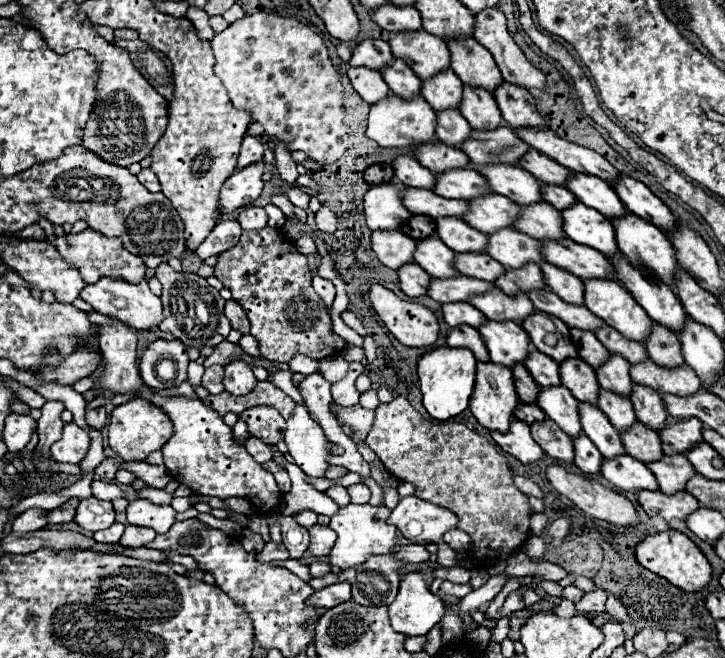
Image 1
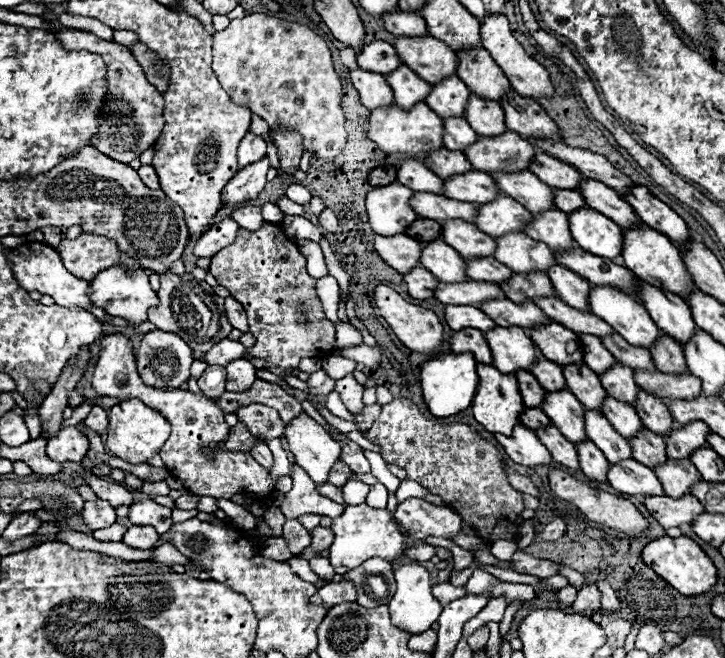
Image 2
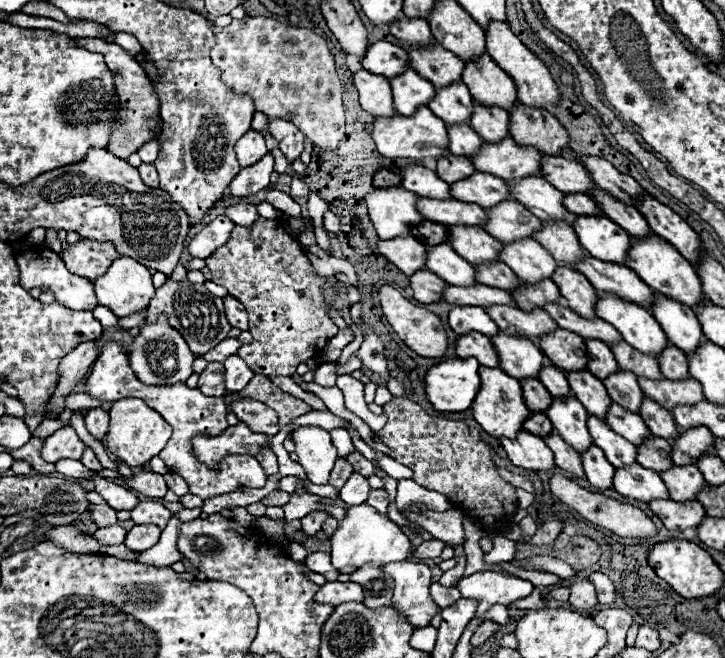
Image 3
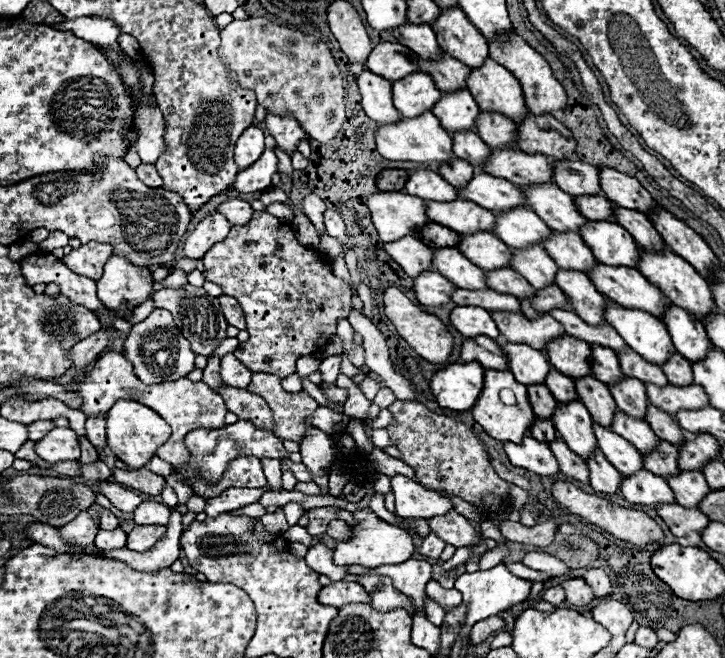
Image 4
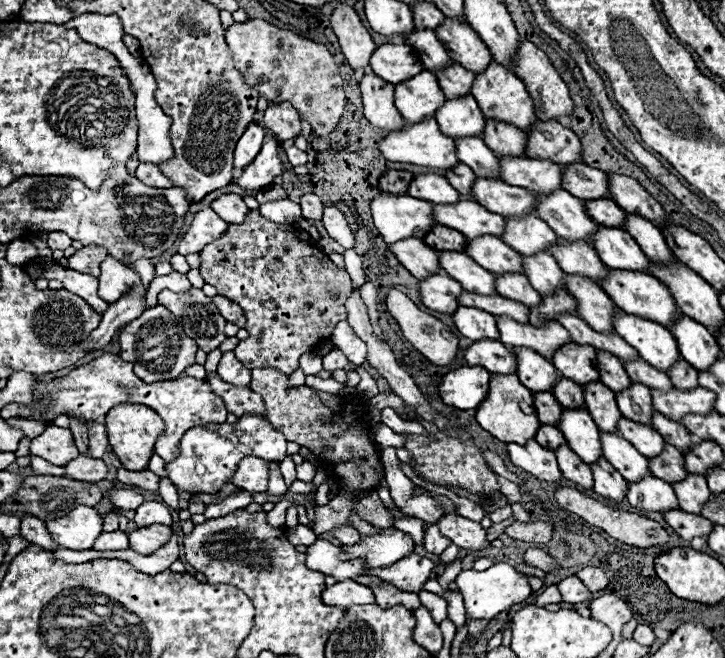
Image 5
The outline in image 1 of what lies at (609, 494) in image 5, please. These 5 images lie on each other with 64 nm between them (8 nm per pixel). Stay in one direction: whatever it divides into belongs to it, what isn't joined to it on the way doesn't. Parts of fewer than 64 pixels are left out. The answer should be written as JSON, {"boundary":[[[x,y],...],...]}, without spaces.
{"boundary":[[[582,432],[576,438],[572,438],[572,442],[574,442],[574,464],[586,474],[598,474],[602,454],[596,450],[596,446],[592,446],[590,438],[584,438]]]}

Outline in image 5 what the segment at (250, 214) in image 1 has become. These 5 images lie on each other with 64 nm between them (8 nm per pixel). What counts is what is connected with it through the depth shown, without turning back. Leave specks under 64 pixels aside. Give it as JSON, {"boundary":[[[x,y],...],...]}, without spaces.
{"boundary":[[[224,194],[222,198],[214,200],[212,210],[216,210],[216,214],[220,214],[220,218],[224,218],[228,224],[244,222],[248,214],[248,206],[244,204],[242,196],[236,196],[236,194]]]}

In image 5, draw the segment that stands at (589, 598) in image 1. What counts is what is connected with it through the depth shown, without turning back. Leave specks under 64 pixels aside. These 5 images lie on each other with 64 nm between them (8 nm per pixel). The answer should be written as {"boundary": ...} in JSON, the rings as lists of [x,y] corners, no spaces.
{"boundary":[[[576,576],[564,578],[558,584],[558,588],[560,588],[560,594],[564,596],[564,602],[570,602],[570,604],[580,604],[590,598],[590,590]]]}

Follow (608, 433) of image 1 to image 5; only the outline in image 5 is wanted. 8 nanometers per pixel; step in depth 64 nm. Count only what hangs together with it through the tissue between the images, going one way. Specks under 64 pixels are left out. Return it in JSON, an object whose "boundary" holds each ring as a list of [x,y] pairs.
{"boundary":[[[600,430],[602,454],[604,458],[628,480],[638,482],[640,478],[648,476],[648,458],[644,458],[630,442],[624,442],[618,434],[608,434]]]}

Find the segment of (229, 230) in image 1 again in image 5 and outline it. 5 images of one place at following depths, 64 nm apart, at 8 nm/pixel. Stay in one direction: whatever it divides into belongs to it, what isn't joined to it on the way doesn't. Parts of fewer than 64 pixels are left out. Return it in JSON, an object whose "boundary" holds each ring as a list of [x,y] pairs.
{"boundary":[[[204,208],[194,214],[194,222],[190,230],[180,240],[178,254],[182,256],[198,254],[206,244],[220,238],[226,230],[228,230],[228,224],[212,208]]]}

